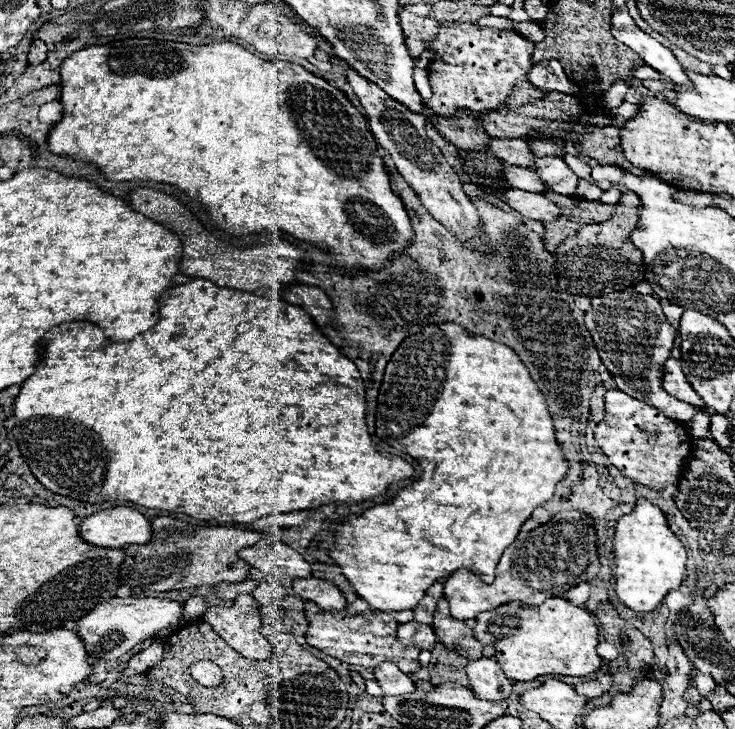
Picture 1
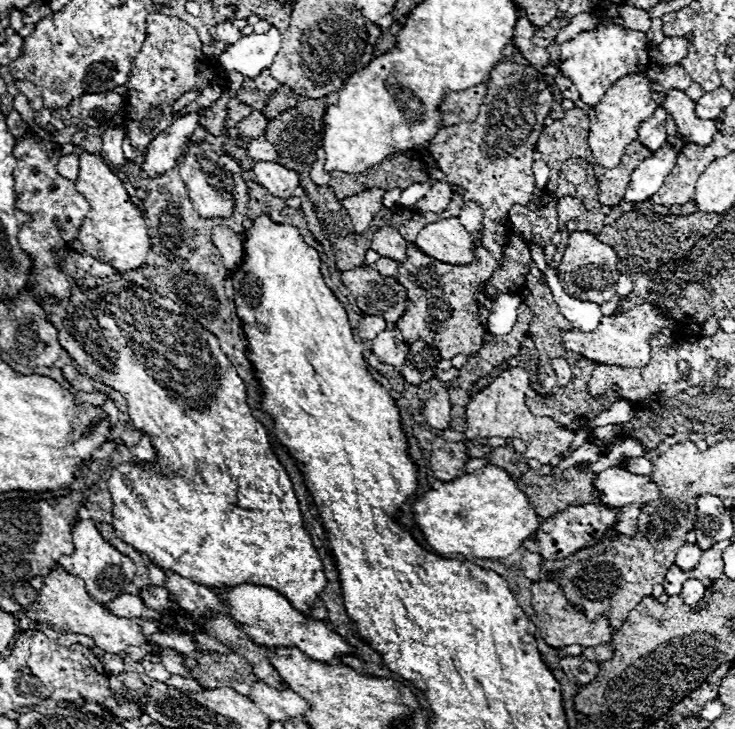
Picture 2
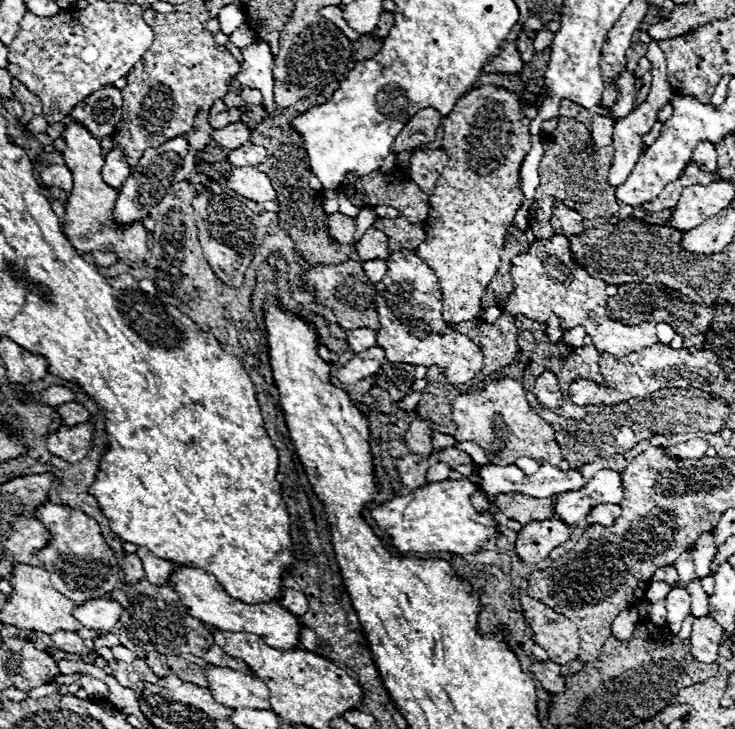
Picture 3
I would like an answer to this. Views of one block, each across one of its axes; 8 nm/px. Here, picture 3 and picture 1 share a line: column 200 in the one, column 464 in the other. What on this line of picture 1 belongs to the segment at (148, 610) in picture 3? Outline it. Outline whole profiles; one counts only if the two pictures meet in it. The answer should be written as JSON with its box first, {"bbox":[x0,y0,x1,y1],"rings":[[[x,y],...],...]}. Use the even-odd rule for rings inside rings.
{"bbox":[432,598,494,660],"rings":[[[442,598],[438,602],[432,628],[434,628],[434,634],[438,636],[440,644],[444,644],[446,648],[454,650],[456,654],[460,654],[460,656],[464,656],[468,660],[478,660],[480,656],[488,656],[488,658],[494,656],[494,652],[492,652],[490,646],[484,646],[484,644],[476,642],[476,638],[472,636],[472,628],[468,626],[468,622],[454,620],[450,616],[446,598]]]}

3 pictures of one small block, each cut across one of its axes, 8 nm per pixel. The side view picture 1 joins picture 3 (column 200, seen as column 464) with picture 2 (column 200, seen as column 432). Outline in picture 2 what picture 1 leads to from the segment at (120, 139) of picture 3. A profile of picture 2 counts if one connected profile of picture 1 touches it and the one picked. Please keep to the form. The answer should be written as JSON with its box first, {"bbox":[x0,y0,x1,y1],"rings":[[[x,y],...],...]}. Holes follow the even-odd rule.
{"bbox":[124,12,228,152],"rings":[[[158,12],[148,14],[148,40],[144,40],[140,56],[136,56],[136,60],[132,62],[132,72],[126,88],[128,94],[124,96],[124,126],[128,128],[132,146],[142,152],[160,132],[164,132],[164,128],[174,124],[178,116],[202,112],[228,92],[220,64],[212,60],[206,62],[206,58],[202,58],[202,40],[198,38],[196,28],[176,16],[164,16]],[[176,48],[182,48],[182,52],[174,52]],[[190,90],[200,90],[200,96],[190,102],[180,114],[172,114],[174,102]]]}

